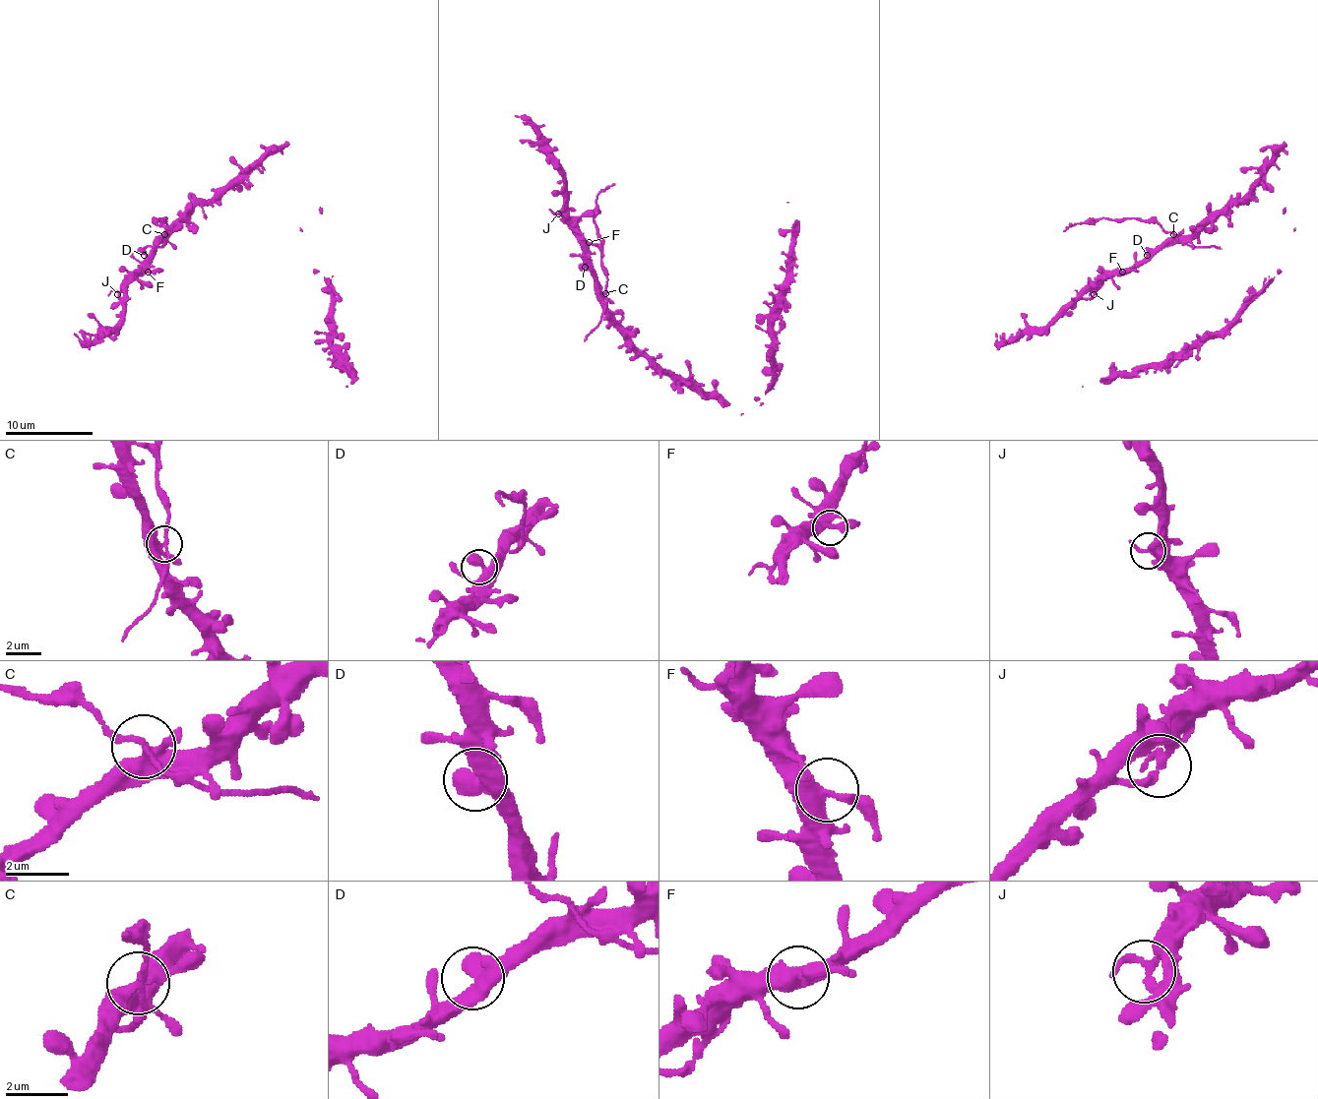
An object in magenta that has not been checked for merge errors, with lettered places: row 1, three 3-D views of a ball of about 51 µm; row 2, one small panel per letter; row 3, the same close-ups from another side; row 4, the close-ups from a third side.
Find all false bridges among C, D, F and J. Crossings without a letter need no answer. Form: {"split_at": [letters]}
{"split_at": ["C"]}

